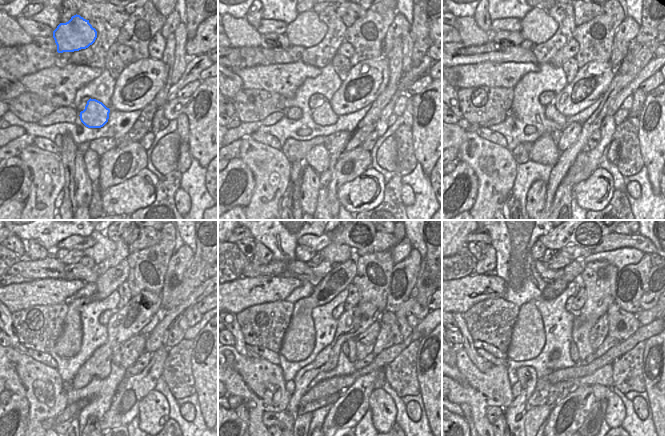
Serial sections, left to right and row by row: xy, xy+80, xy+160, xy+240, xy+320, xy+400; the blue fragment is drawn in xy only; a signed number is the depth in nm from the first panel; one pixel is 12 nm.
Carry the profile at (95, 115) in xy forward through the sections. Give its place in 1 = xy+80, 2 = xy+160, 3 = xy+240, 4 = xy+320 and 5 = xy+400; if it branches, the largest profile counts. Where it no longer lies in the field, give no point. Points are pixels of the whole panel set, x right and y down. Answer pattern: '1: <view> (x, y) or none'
1: xy+80 (323, 115)
2: xy+160 (551, 113)
3: xy+240 (117, 348)
4: xy+320 (345, 347)
5: xy+400 (573, 349)

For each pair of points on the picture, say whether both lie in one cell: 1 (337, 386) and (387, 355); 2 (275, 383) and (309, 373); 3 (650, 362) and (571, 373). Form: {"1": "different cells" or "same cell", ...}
{"1": "same cell", "2": "different cells", "3": "different cells"}

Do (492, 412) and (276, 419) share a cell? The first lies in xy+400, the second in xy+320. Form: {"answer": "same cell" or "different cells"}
{"answer": "same cell"}

